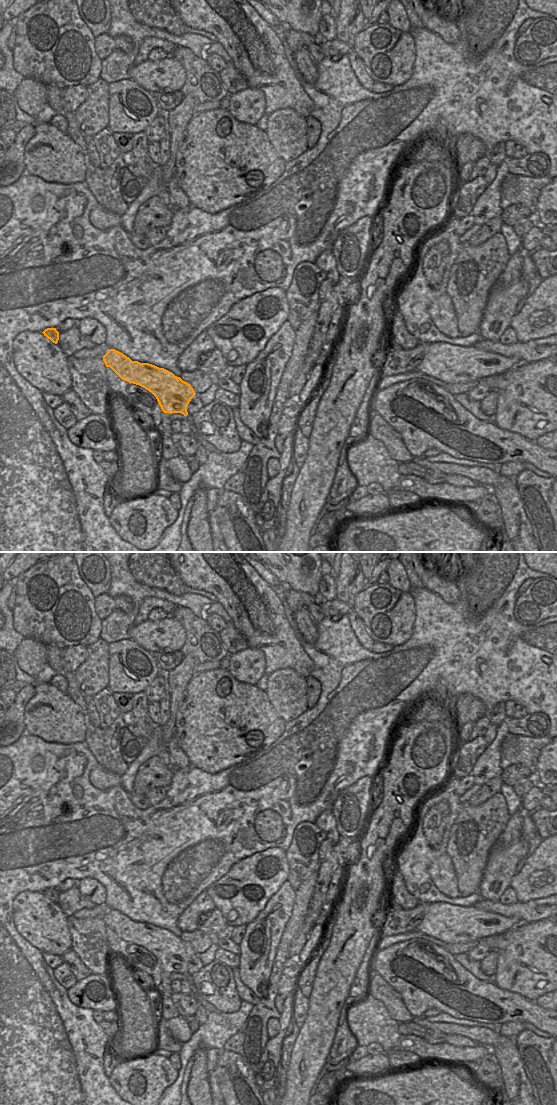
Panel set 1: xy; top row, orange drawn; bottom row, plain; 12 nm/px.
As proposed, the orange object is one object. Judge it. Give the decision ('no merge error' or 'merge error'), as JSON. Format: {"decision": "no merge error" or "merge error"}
{"decision": "merge error"}

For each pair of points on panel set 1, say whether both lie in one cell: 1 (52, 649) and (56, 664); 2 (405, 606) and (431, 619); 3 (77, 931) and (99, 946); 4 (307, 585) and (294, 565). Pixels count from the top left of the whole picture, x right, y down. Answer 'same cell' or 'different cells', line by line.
1: same cell
2: different cells
3: same cell
4: same cell

